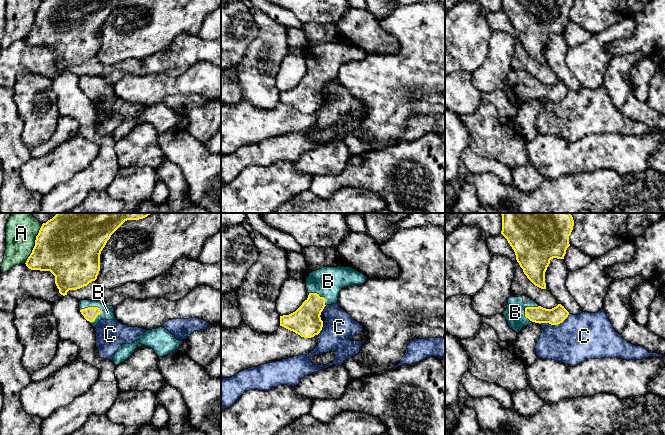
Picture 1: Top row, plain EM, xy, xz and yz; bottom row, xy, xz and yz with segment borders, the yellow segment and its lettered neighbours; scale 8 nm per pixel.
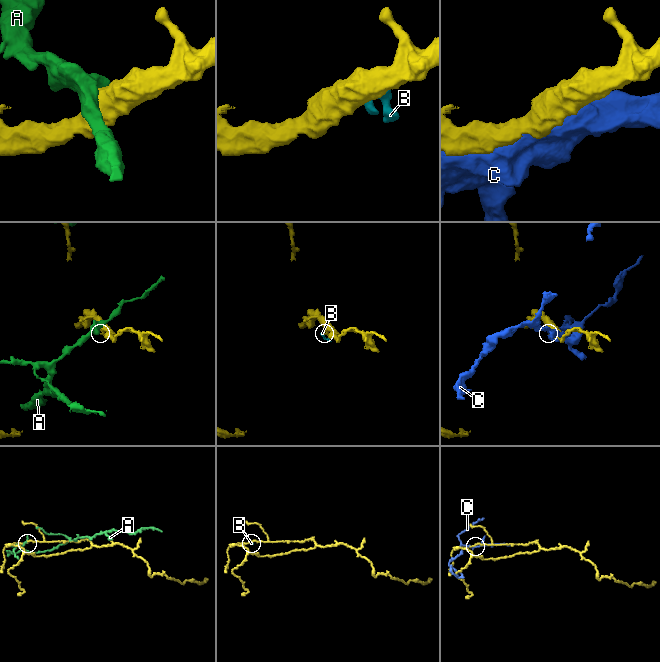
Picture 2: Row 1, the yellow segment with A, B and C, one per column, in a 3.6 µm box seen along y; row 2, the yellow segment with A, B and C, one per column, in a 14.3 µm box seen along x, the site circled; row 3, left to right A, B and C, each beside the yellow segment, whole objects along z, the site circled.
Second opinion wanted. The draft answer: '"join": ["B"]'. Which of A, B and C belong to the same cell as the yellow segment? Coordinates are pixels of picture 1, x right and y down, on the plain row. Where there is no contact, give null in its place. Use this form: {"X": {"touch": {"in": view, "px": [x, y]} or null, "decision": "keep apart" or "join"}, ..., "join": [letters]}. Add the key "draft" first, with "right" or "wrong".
{"draft": "right", "A": {"touch": {"in": "xy", "px": [35, 20]}, "decision": "keep apart"}, "B": {"touch": {"in": "xy", "px": [91, 83]}, "decision": "join"}, "C": {"touch": {"in": "yz", "px": [554, 100]}, "decision": "keep apart"}, "join": ["B"]}

